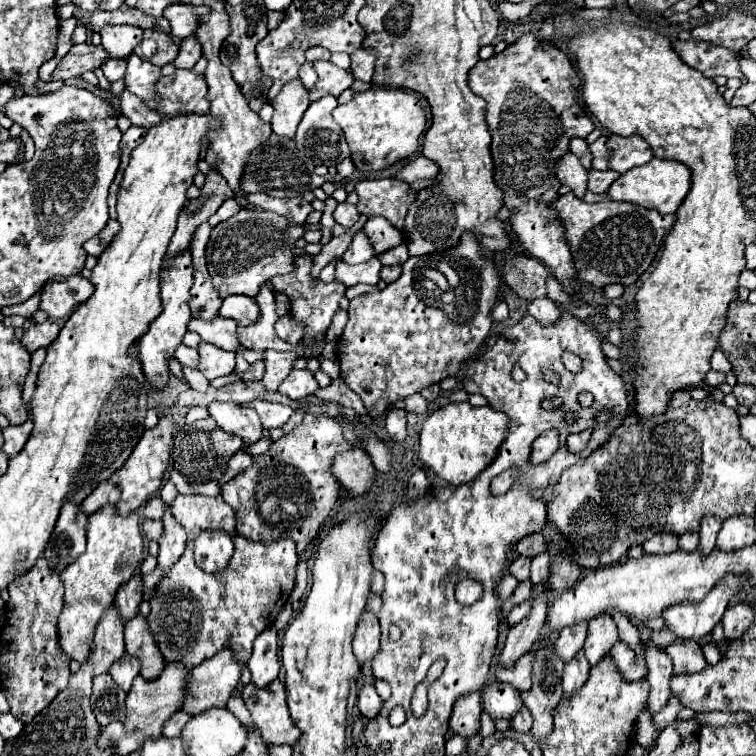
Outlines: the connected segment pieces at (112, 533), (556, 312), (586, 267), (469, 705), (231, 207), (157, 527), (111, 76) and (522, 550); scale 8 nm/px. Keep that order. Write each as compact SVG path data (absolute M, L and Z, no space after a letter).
M106 505L104 509L88 517L86 539L88 543L84 555L80 555L60 575L66 595L64 595L64 609L58 617L58 641L64 653L78 663L84 663L88 659L96 623L100 621L102 613L114 603L118 587L130 581L134 571L144 561L140 519L136 513L128 517L120 517L114 505Z
M552 299L528 301L528 311L530 311L530 315L532 315L542 327L554 325L554 323L560 319L560 315L562 315L560 307L558 307Z
M574 193L560 195L554 201L554 211L564 227L564 239L572 251L576 279L598 289L610 283L636 283L654 261L664 235L676 221L674 215L660 215L658 211L638 207L634 203L620 203L612 199L584 203Z
M478 691L460 697L456 701L452 717L450 717L452 733L462 735L466 739L474 737L480 729L480 713L482 713L482 705L480 705L480 693Z
M226 199L222 205L220 205L220 209L208 219L208 223L212 225L212 227L216 227L220 221L226 221L226 219L230 219L232 215L236 215L240 211L240 205L238 205L238 201L236 199Z
M144 519L142 523L142 531L148 539L158 539L160 533L162 533L162 521L152 521L152 519Z
M108 59L108 61L104 63L104 67L100 67L100 69L102 69L104 77L106 77L110 83L120 81L120 79L124 77L124 73L126 73L126 59Z
M532 533L532 535L526 535L524 539L518 541L516 551L518 551L522 557L532 559L532 557L536 557L538 553L546 551L546 541L544 541L544 537L542 537L540 533Z

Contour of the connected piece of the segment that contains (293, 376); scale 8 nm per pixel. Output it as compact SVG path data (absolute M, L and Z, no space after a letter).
M294 369L278 387L280 393L288 395L294 401L312 395L316 389L318 389L318 381L314 379L314 373L308 369Z

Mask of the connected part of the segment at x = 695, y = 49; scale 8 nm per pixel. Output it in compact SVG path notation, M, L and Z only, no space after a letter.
M676 39L672 41L672 49L680 55L680 59L688 67L698 69L708 79L714 79L718 75L742 79L742 71L738 67L738 57L742 53L734 53L730 49L722 49L712 43L696 41L696 39L688 39L688 41Z

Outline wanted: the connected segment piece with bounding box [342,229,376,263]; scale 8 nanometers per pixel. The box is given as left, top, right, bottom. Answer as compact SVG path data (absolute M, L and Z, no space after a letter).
M358 229L358 231L354 233L354 239L352 239L348 251L342 255L342 259L344 259L346 263L364 263L364 261L372 259L374 255L376 255L376 253L374 253L372 243L368 241L364 229Z

